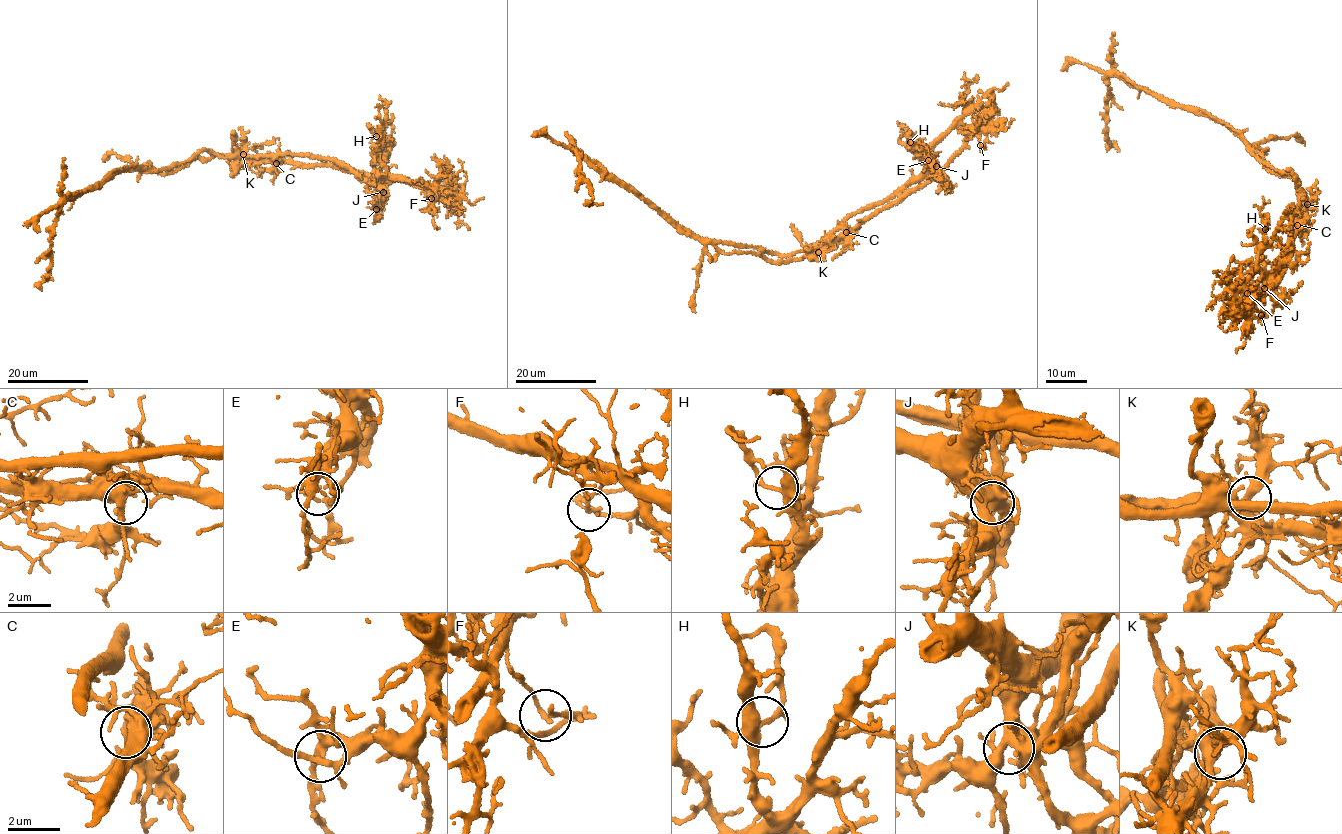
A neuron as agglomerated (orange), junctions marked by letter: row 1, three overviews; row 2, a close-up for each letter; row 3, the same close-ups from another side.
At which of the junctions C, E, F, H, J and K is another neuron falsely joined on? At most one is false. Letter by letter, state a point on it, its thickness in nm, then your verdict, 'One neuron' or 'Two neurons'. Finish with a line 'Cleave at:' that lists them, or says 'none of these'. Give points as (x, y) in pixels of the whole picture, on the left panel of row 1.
C: Place: (276, 163). Thickness 480 nm. One neuron
E: Place: (376, 209). Thickness 320 nm. One neuron
F: Place: (431, 198). Thickness 120 nm. Two neurons
H: Place: (376, 136). Thickness 360 nm. One neuron
J: Place: (383, 192). Thickness 480 nm. One neuron
K: Place: (243, 154). Thickness 400 nm. One neuron
Cleave at: F

